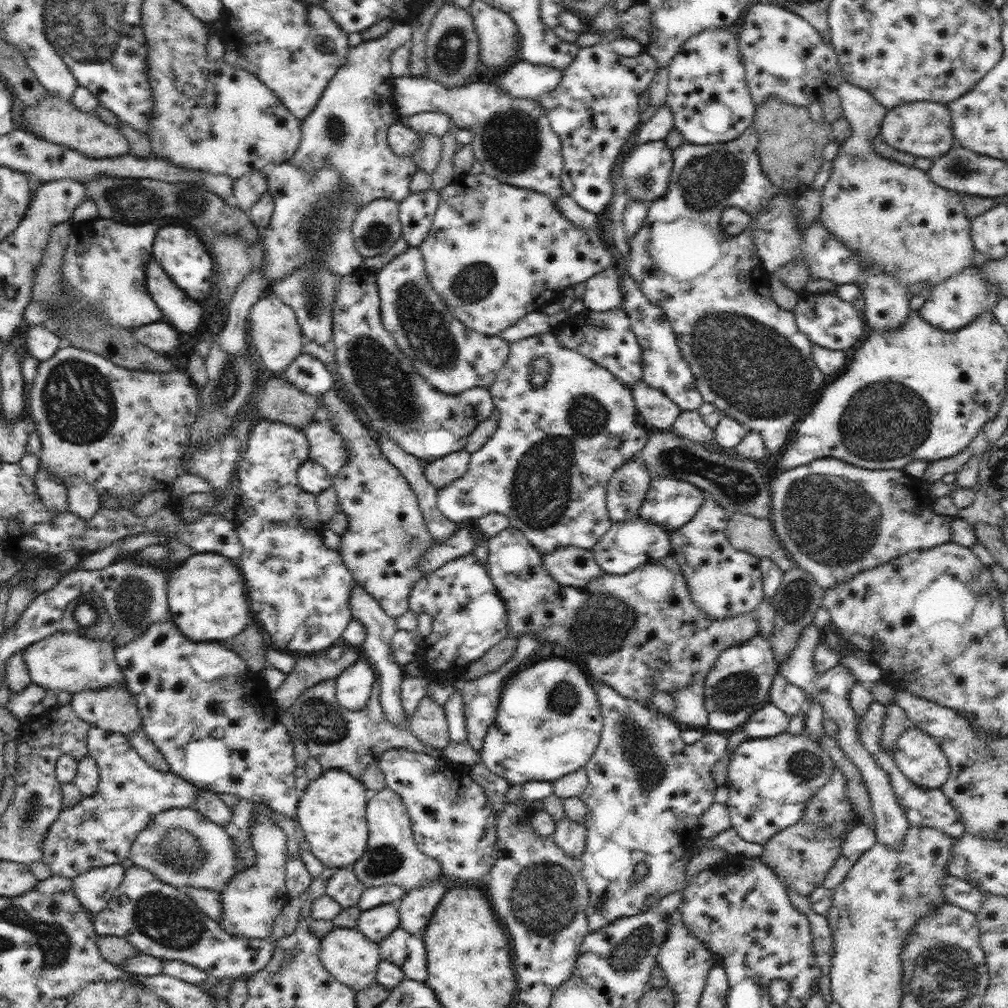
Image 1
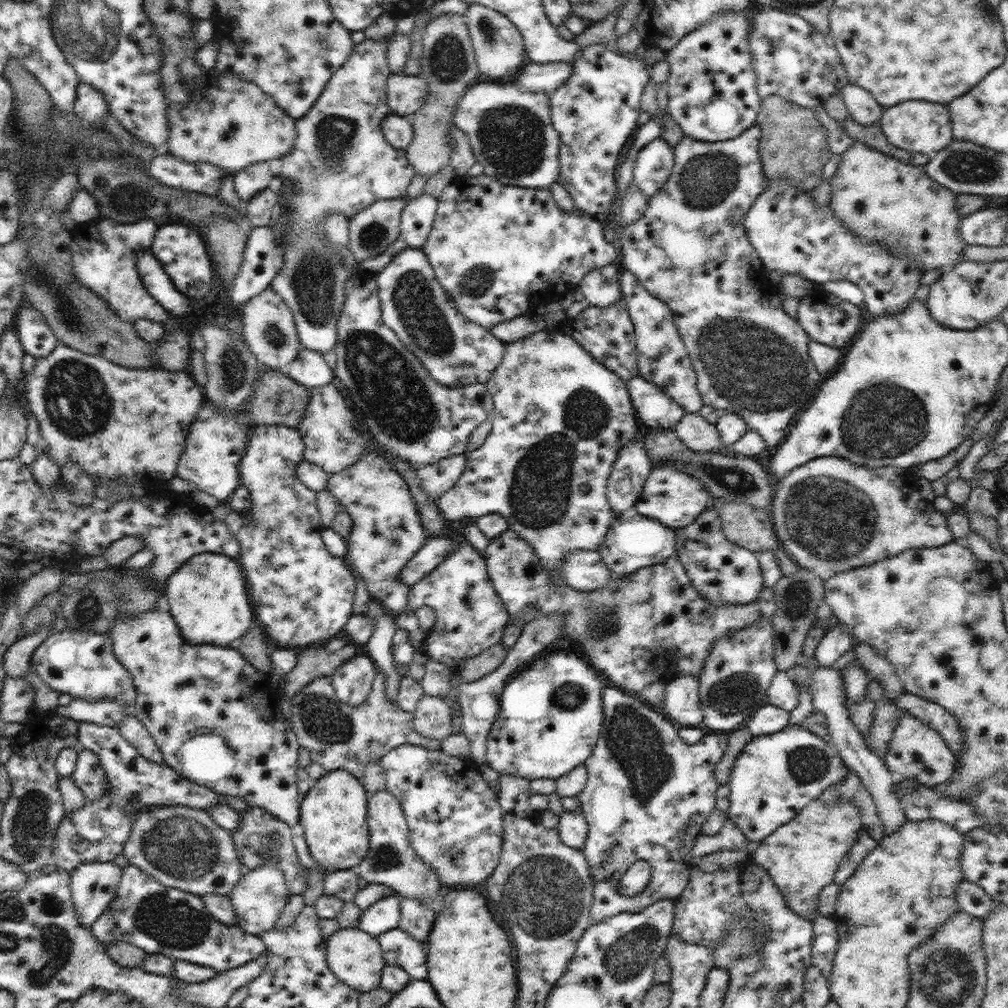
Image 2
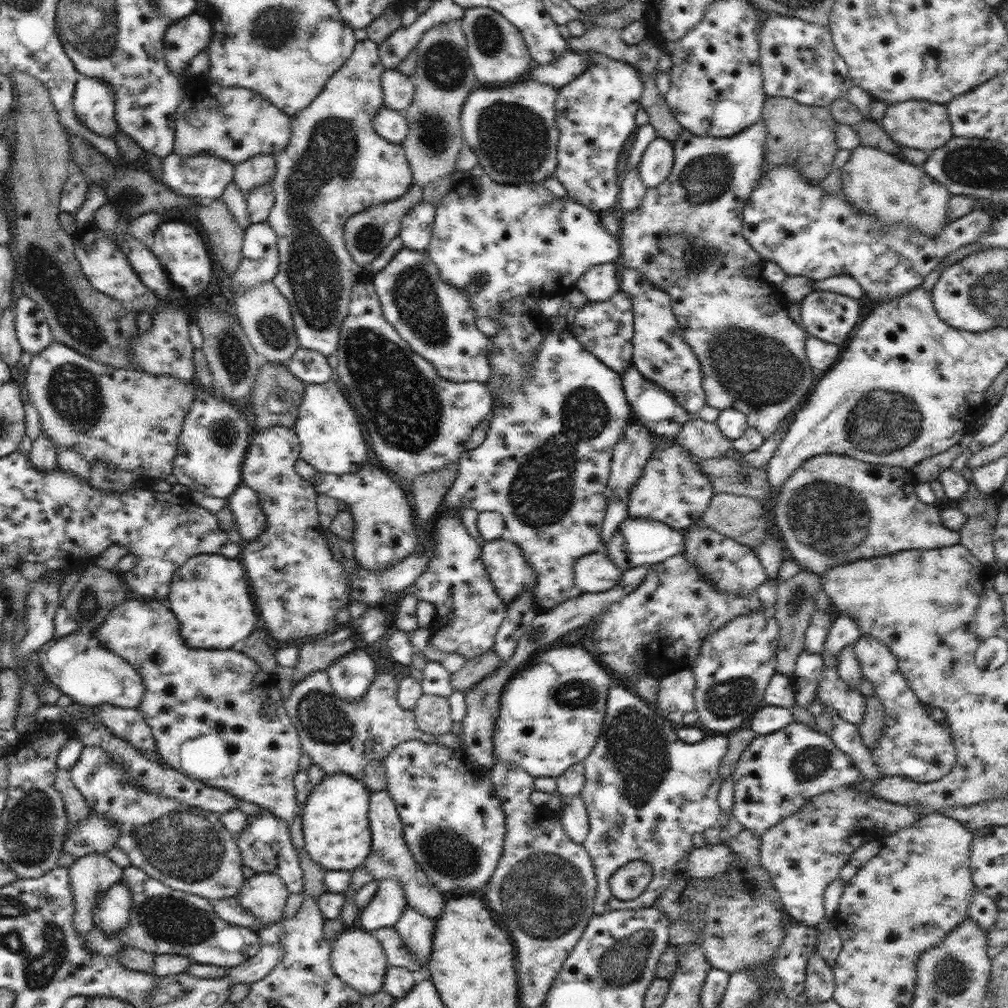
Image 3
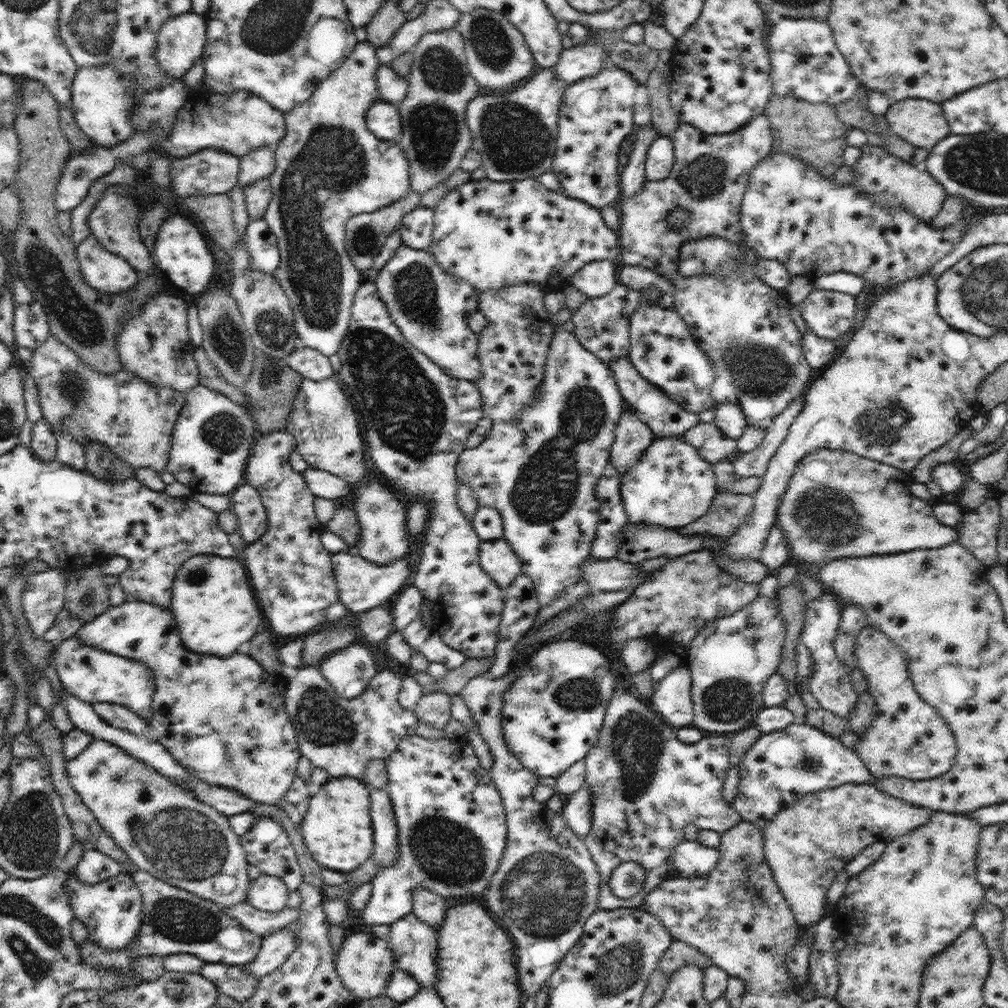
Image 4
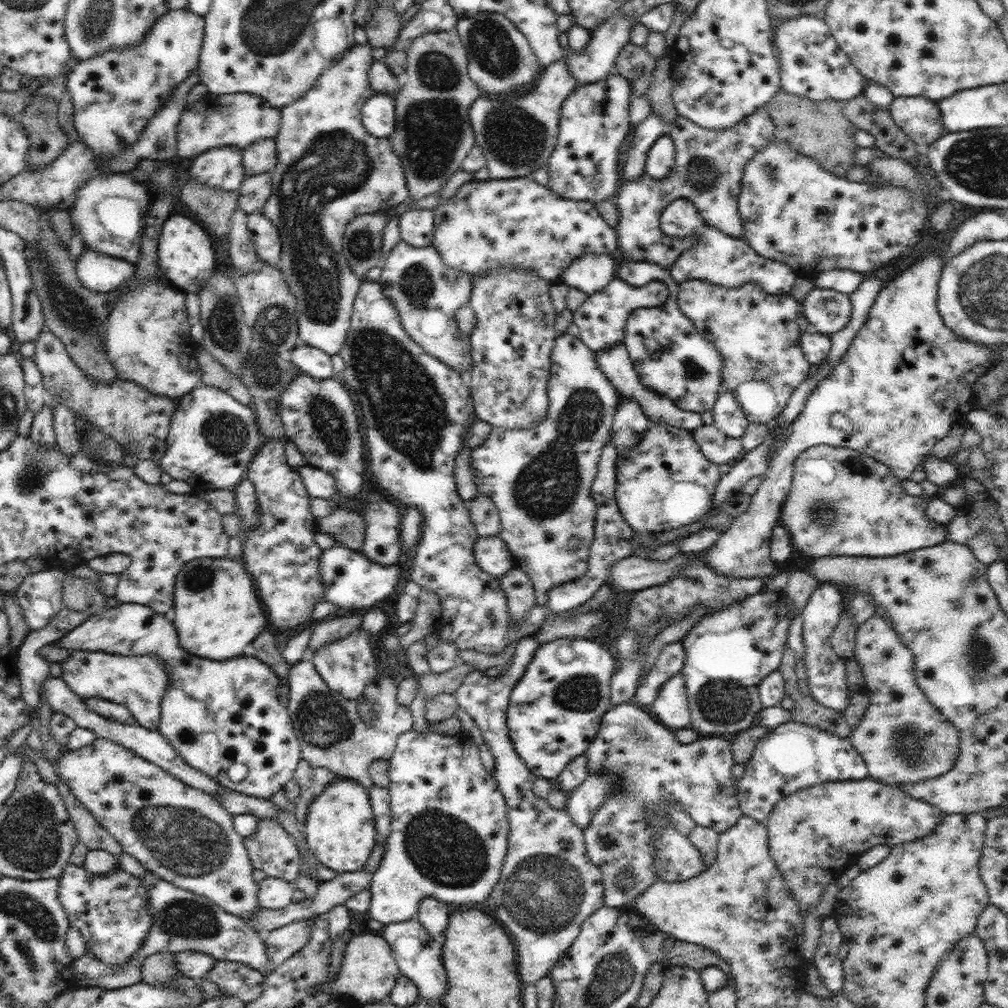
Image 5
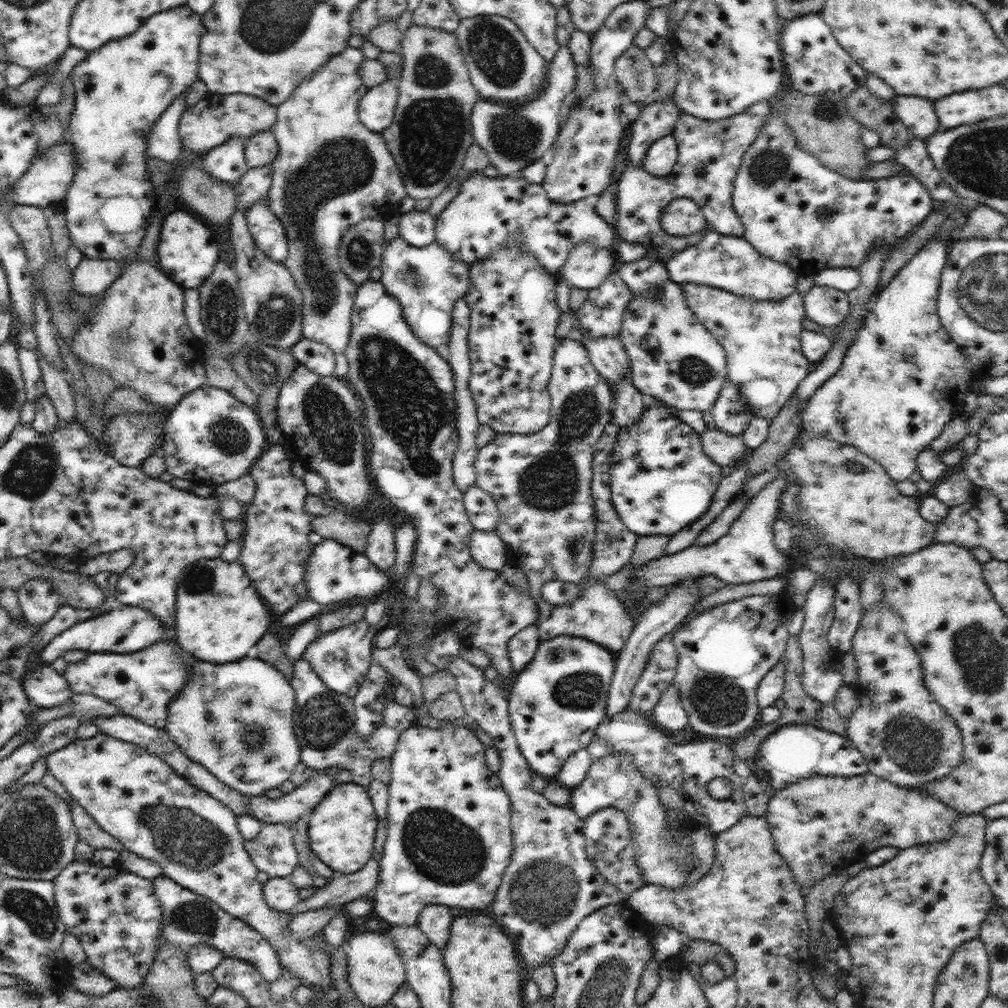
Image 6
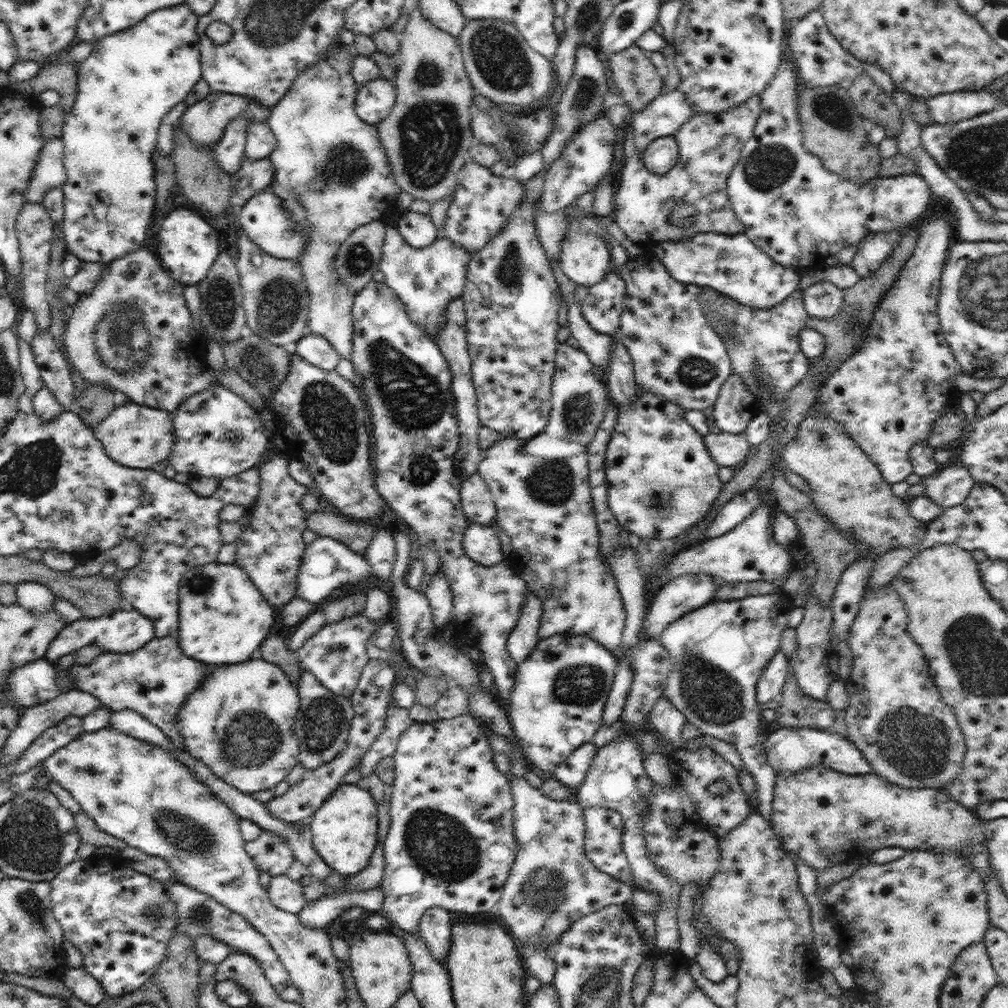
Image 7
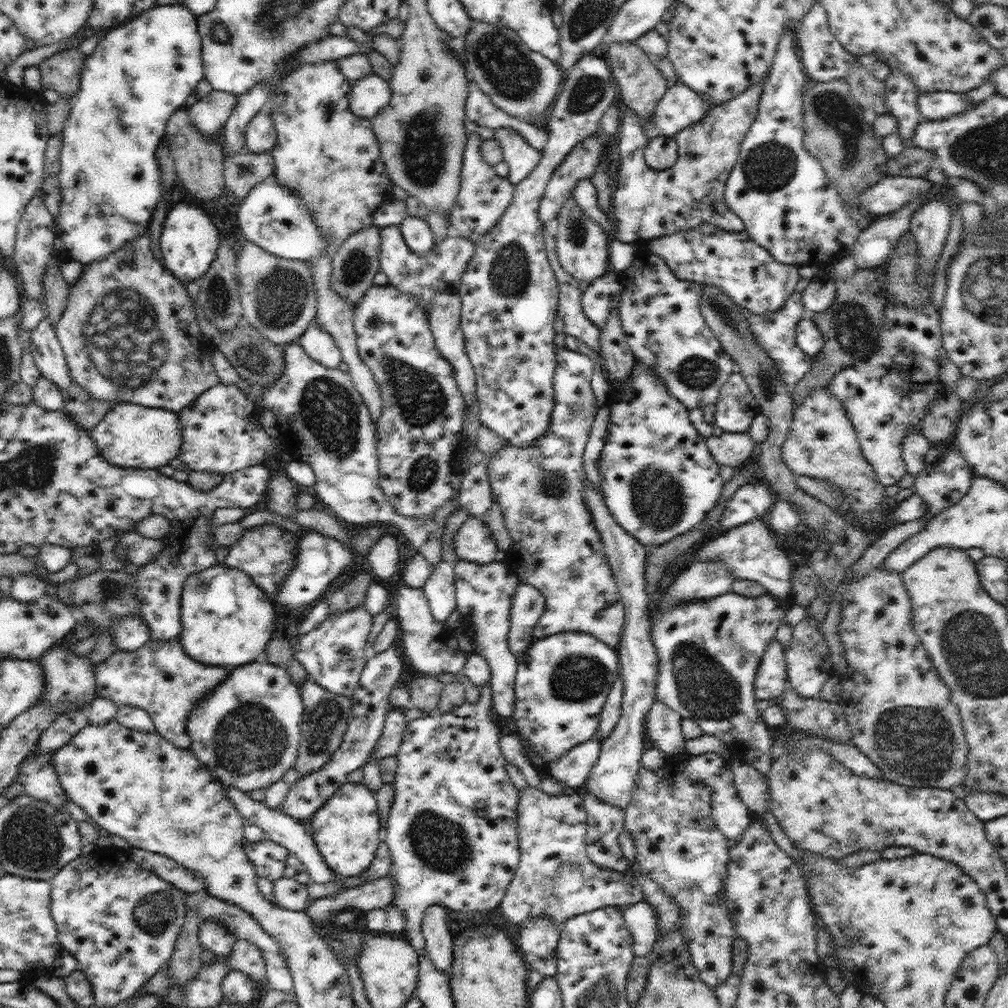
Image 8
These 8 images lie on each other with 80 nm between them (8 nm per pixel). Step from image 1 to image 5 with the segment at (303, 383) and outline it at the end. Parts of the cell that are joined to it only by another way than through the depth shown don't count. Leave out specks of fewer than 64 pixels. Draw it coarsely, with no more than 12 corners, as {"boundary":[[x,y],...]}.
{"boundary":[[299,342],[289,360],[322,380],[333,375],[331,355]]}

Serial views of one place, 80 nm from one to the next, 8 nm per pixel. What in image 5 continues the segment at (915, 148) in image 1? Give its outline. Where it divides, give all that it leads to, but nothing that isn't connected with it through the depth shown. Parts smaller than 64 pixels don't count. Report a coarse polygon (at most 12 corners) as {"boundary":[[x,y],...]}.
{"boundary":[[894,97],[898,128],[925,149],[946,134],[937,101]]}

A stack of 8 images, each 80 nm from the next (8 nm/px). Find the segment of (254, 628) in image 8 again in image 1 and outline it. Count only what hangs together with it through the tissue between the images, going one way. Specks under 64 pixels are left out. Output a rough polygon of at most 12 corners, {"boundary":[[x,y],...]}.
{"boundary":[[194,554],[167,574],[170,619],[190,640],[248,624],[232,560]]}

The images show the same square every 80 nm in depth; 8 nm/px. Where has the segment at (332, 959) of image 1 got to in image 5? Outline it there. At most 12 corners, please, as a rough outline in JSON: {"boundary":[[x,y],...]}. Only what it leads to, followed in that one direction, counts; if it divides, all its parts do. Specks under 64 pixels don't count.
{"boundary":[[382,934],[354,935],[339,975],[317,989],[365,1005],[400,974]]}

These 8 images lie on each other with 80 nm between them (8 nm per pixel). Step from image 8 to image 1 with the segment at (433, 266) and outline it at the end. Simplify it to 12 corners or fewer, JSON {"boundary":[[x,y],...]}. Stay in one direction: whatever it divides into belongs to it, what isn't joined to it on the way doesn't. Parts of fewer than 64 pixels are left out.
{"boundary":[[419,247],[377,270],[381,323],[444,394],[489,389],[509,342],[470,329]]}

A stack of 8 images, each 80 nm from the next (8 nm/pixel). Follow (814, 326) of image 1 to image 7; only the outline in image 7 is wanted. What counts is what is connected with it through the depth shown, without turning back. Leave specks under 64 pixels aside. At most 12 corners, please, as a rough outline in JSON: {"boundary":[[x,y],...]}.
{"boundary":[[829,280],[803,290],[809,316],[832,318],[844,291]]}

